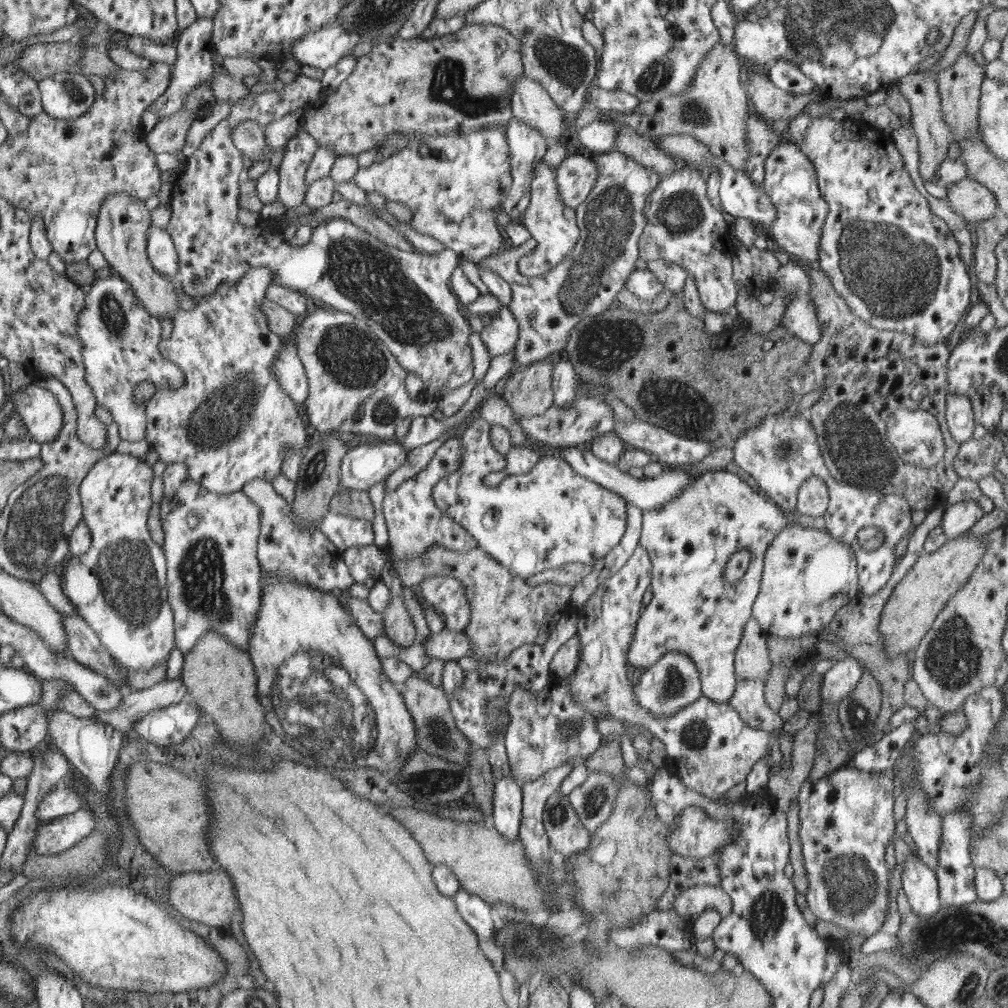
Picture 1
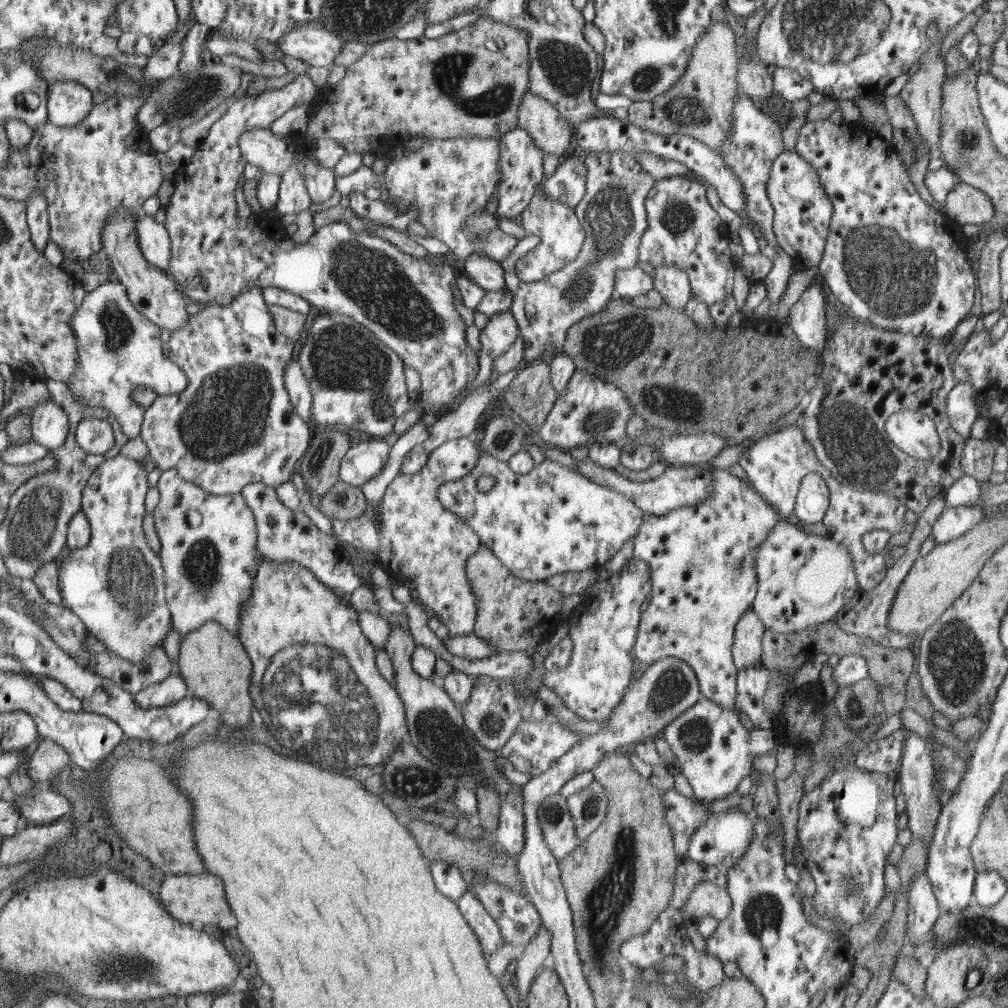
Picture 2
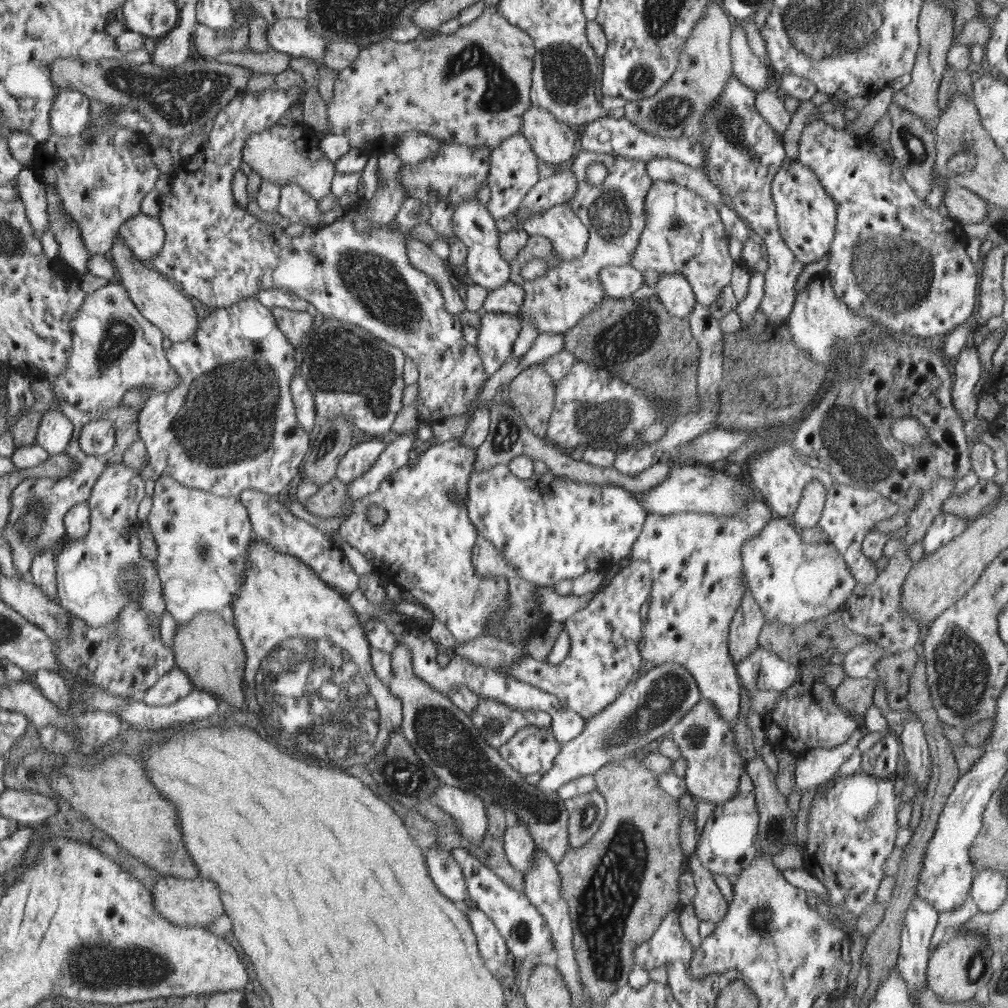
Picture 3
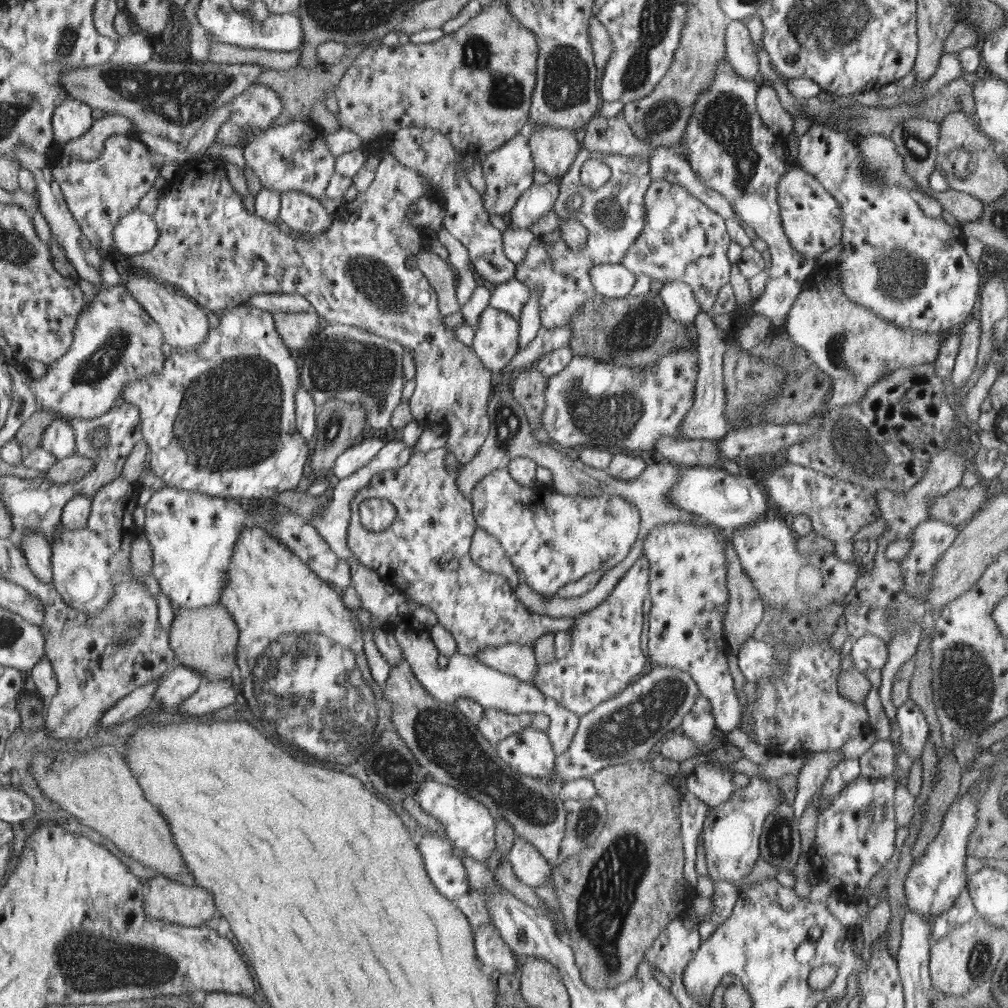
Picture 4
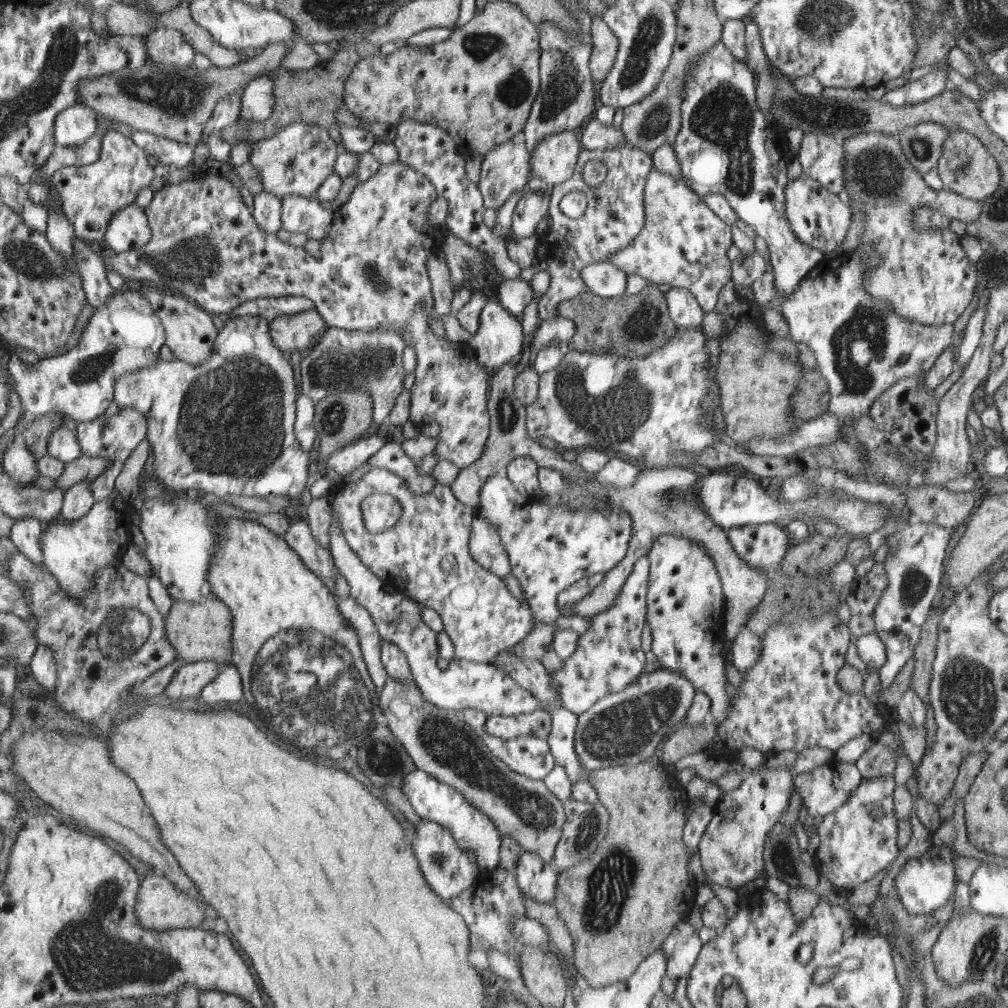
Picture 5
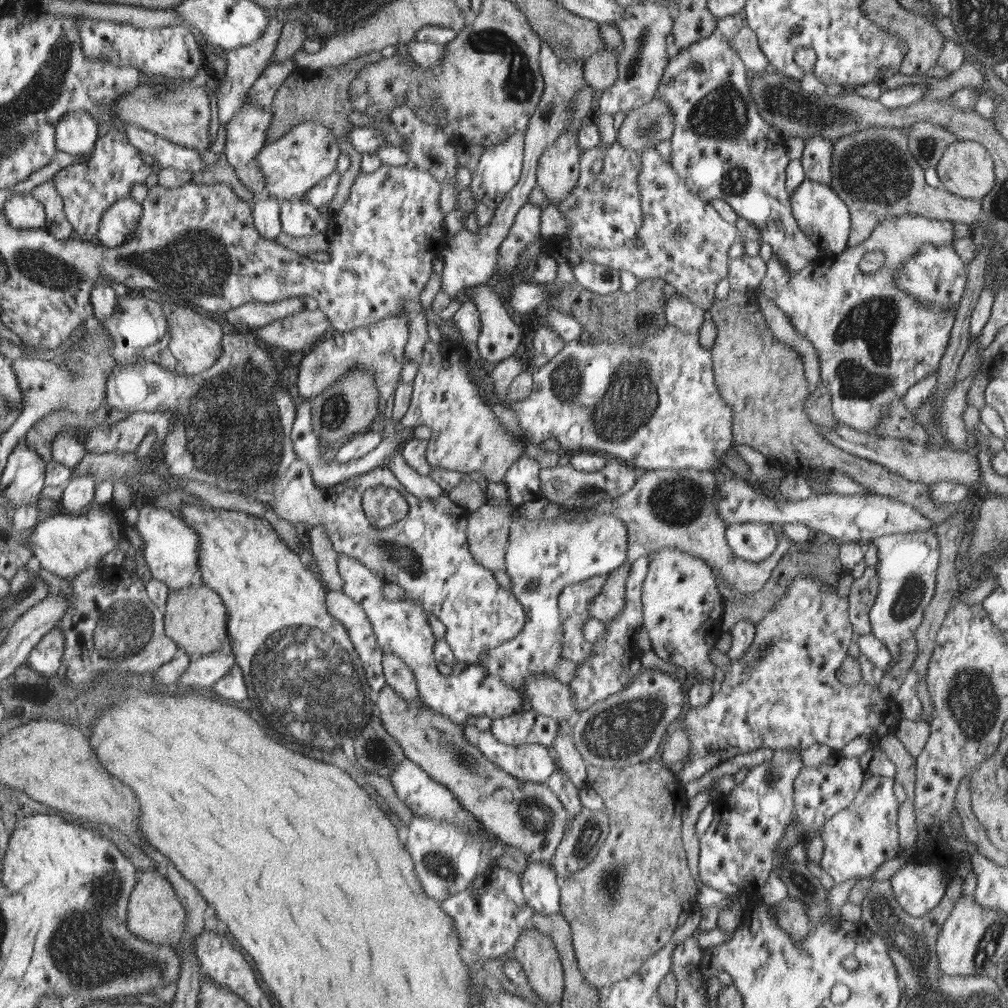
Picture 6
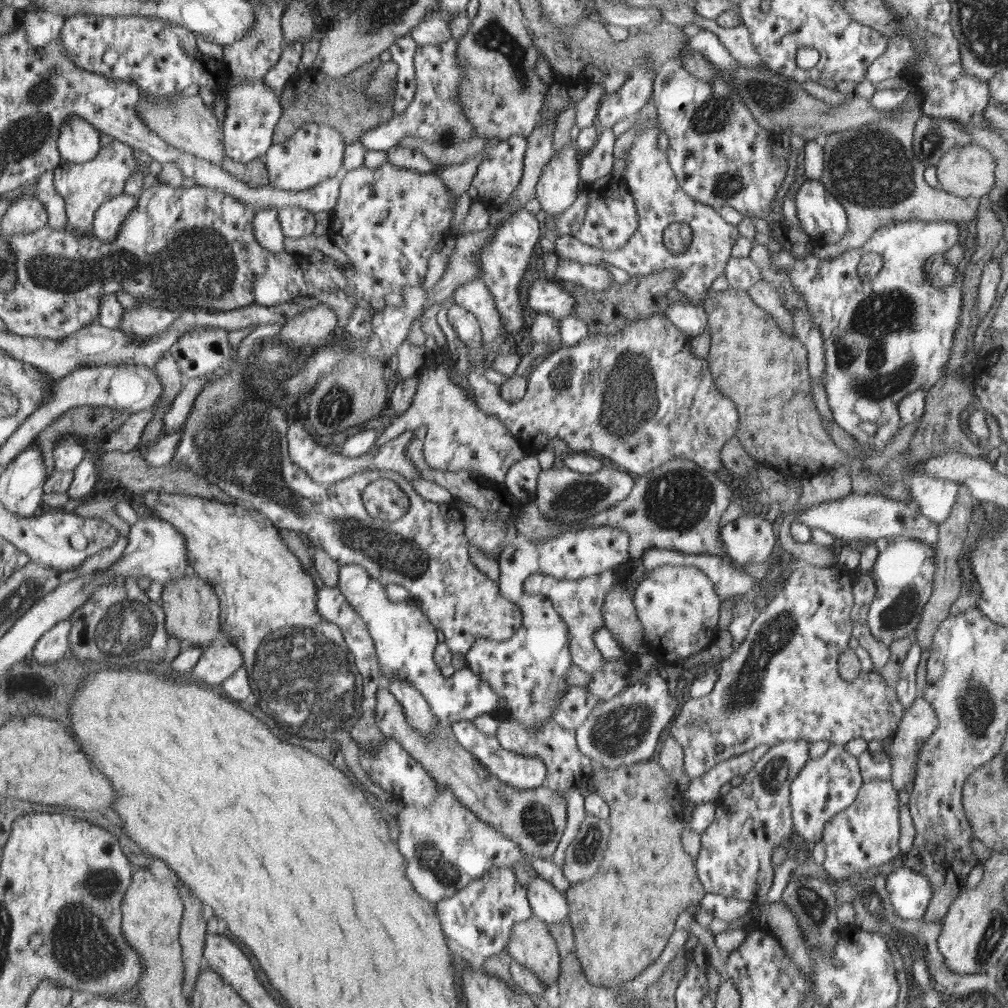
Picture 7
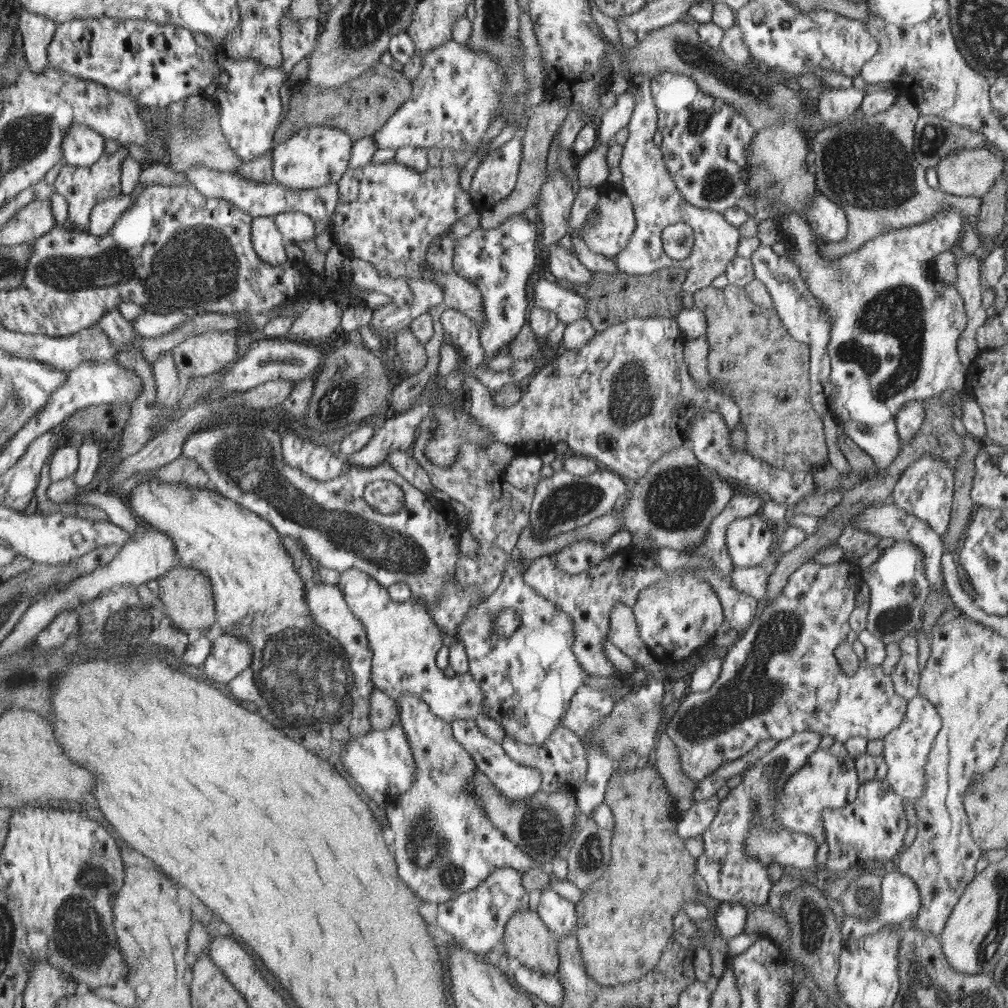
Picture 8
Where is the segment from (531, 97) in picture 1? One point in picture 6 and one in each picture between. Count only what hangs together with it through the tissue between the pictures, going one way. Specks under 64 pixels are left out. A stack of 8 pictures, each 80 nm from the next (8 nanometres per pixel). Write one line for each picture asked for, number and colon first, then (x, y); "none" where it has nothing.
2: (542, 121)
3: (553, 141)
4: (554, 150)
5: (555, 158)
6: (558, 170)

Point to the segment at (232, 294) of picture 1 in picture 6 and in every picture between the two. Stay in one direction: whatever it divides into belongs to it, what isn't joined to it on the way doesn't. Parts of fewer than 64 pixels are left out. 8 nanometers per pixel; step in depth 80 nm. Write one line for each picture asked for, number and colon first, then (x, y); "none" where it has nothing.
2: (234, 423)
3: (228, 426)
4: (219, 420)
5: (227, 426)
6: (233, 431)

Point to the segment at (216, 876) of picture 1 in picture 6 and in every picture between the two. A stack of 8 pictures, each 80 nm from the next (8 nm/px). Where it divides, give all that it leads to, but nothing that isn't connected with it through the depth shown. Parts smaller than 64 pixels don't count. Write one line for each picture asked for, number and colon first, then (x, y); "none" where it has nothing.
2: (199, 899)
3: (197, 901)
4: (167, 900)
5: (160, 906)
6: (155, 914)

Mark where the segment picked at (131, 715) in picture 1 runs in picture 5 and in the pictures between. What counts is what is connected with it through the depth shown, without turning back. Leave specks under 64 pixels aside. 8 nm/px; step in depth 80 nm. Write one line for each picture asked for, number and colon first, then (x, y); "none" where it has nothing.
2: (173, 689)
3: (176, 685)
4: (179, 684)
5: (191, 678)

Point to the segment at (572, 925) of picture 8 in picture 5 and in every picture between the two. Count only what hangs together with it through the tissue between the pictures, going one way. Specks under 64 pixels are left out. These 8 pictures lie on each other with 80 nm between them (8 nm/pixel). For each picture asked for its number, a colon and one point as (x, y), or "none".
5: (537, 879)
6: (543, 890)
7: (550, 905)

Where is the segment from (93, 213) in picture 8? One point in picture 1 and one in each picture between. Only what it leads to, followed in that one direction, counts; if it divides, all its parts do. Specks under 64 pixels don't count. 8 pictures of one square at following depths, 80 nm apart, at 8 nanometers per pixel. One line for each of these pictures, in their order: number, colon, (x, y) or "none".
1: (163, 254)
2: (153, 237)
3: (145, 235)
4: (136, 233)
5: (129, 229)
6: (117, 223)
7: (109, 218)

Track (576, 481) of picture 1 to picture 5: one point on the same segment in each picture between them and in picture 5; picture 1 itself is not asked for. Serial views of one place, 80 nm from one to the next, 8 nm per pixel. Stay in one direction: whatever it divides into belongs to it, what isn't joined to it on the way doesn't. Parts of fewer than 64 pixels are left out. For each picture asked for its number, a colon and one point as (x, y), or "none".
2: (553, 520)
3: (549, 528)
4: (552, 539)
5: (549, 549)

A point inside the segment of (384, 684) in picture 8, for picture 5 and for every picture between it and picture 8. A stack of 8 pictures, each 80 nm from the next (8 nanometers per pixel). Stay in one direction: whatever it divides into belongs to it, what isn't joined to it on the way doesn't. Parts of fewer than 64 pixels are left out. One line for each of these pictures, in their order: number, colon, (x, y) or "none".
5: (464, 684)
6: (402, 628)
7: (405, 639)

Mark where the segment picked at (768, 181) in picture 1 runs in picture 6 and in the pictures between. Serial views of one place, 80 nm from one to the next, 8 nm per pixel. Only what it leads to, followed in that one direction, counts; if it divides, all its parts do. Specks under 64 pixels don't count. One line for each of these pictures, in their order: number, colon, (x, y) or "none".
2: (802, 211)
3: (806, 215)
4: (812, 219)
5: (820, 219)
6: (822, 216)

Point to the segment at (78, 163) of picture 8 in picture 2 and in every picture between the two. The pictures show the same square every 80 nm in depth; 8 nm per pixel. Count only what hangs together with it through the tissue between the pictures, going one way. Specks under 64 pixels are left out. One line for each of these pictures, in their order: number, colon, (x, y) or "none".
2: (69, 102)
3: (71, 110)
4: (72, 120)
5: (76, 124)
6: (76, 134)
7: (79, 143)

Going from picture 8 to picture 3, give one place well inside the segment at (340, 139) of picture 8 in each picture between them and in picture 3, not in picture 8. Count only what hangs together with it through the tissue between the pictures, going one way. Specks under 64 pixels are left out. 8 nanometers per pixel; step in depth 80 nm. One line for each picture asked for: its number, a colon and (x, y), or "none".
3: (269, 154)
4: (278, 157)
5: (288, 162)
6: (294, 164)
7: (313, 154)

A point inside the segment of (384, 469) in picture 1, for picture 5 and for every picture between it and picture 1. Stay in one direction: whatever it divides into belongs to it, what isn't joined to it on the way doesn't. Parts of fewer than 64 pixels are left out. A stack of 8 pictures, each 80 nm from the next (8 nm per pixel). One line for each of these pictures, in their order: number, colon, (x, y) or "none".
2: (366, 459)
3: (359, 460)
4: (356, 456)
5: (345, 460)

